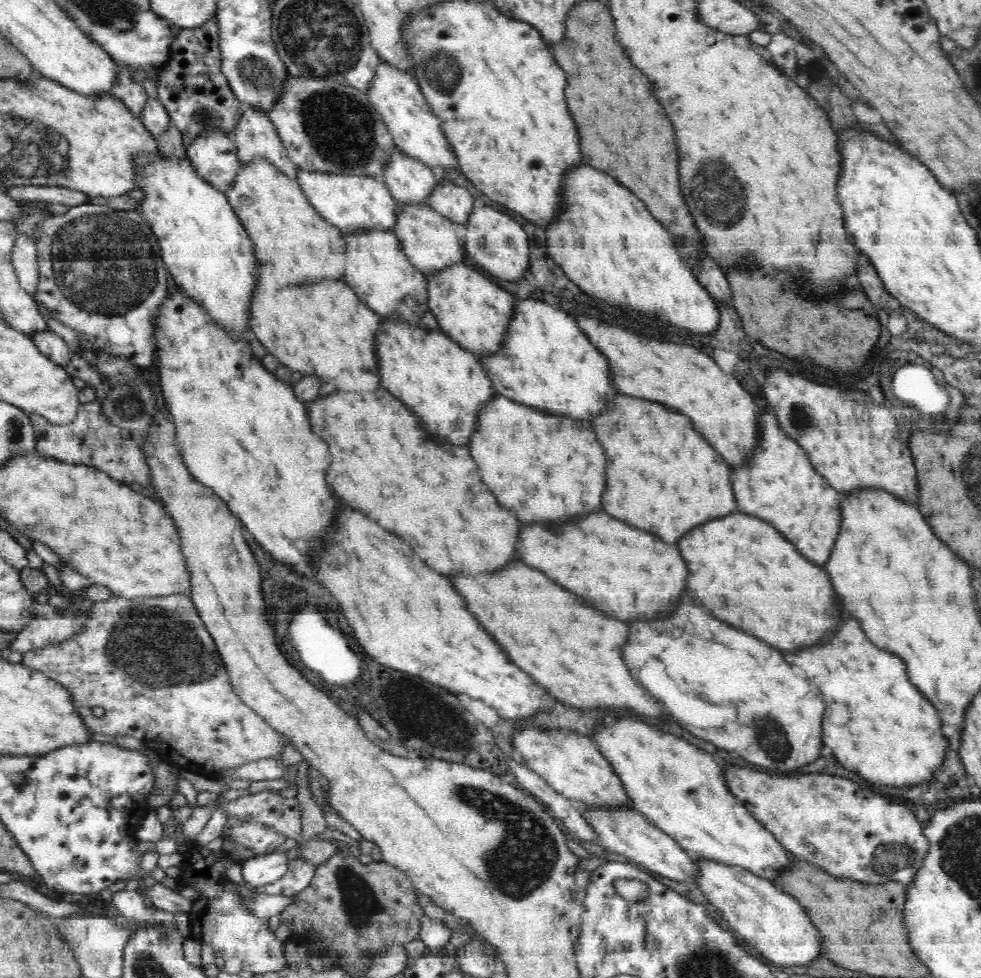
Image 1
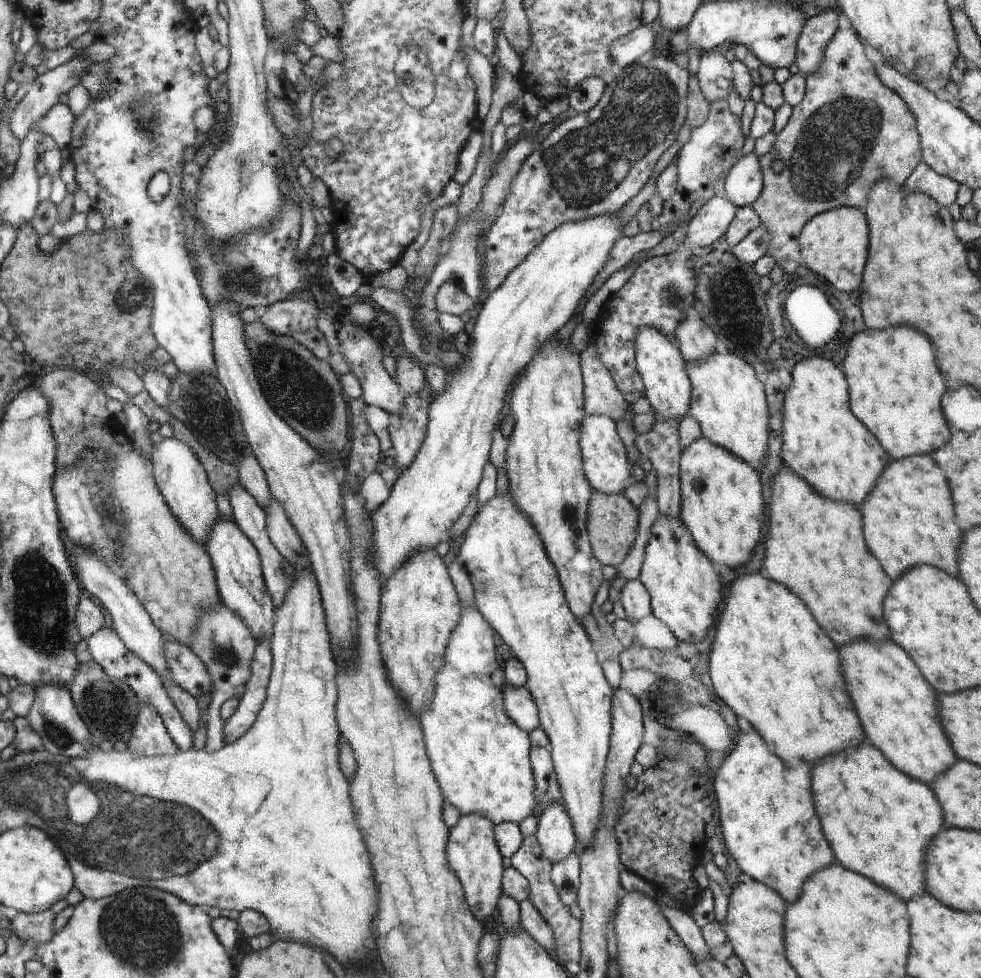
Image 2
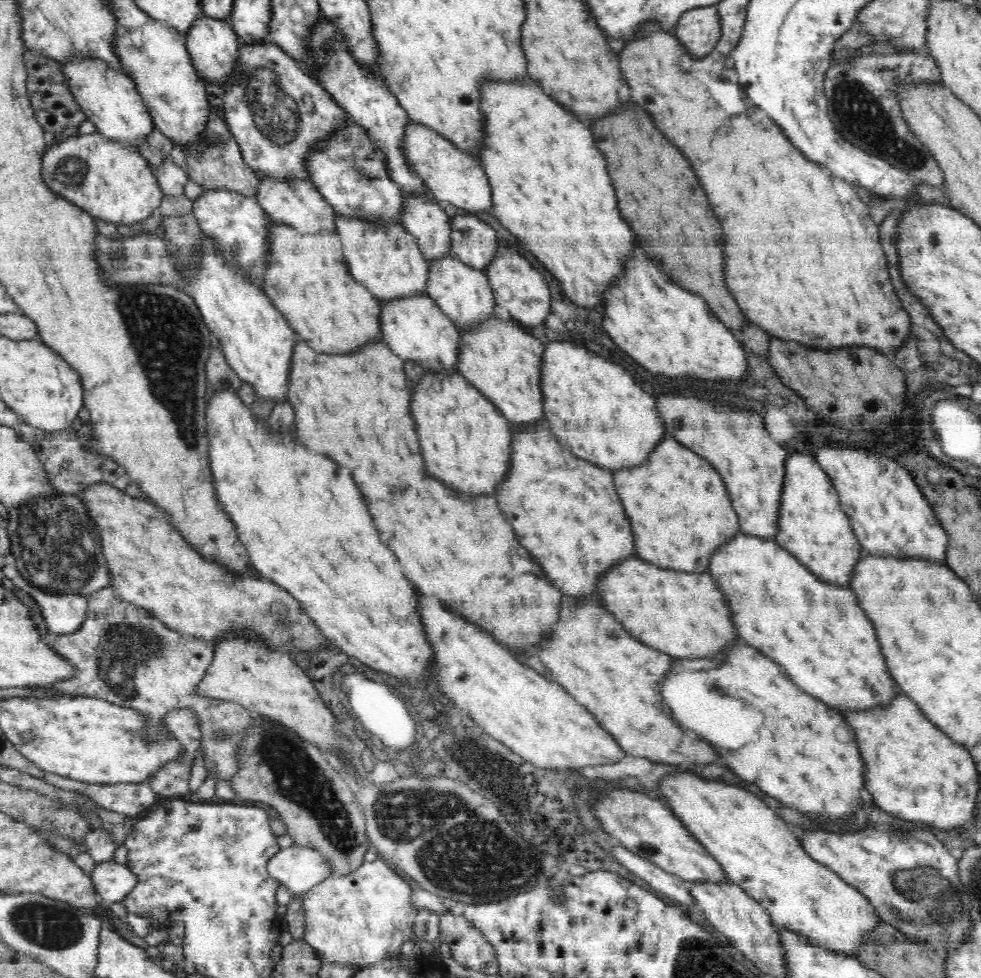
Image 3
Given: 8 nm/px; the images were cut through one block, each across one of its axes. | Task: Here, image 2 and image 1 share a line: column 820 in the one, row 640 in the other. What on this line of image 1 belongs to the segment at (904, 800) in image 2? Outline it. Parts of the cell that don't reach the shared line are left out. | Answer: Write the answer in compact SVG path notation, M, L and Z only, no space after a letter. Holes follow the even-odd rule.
M734 512L722 520L706 522L680 540L680 552L690 568L688 588L700 604L720 620L766 640L778 650L794 651L794 648L805 648L806 644L818 644L818 640L830 636L840 624L838 602L826 570L800 556L794 544L756 516Z

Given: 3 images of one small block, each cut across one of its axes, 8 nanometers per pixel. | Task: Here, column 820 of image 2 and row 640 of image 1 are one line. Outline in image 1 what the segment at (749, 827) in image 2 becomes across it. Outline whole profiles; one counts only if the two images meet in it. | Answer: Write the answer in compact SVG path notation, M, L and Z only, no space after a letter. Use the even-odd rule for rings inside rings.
M854 618L842 622L834 640L814 648L806 648L802 652L786 652L784 658L802 668L808 678L814 680L820 688L826 700L826 712L822 718L824 744L832 748L844 768L858 772L862 779L872 784L892 788L912 788L932 782L934 773L946 759L949 745L944 736L945 728L939 719L939 712L918 690L917 685L909 680L905 661L892 652L874 646L864 636L860 624Z

